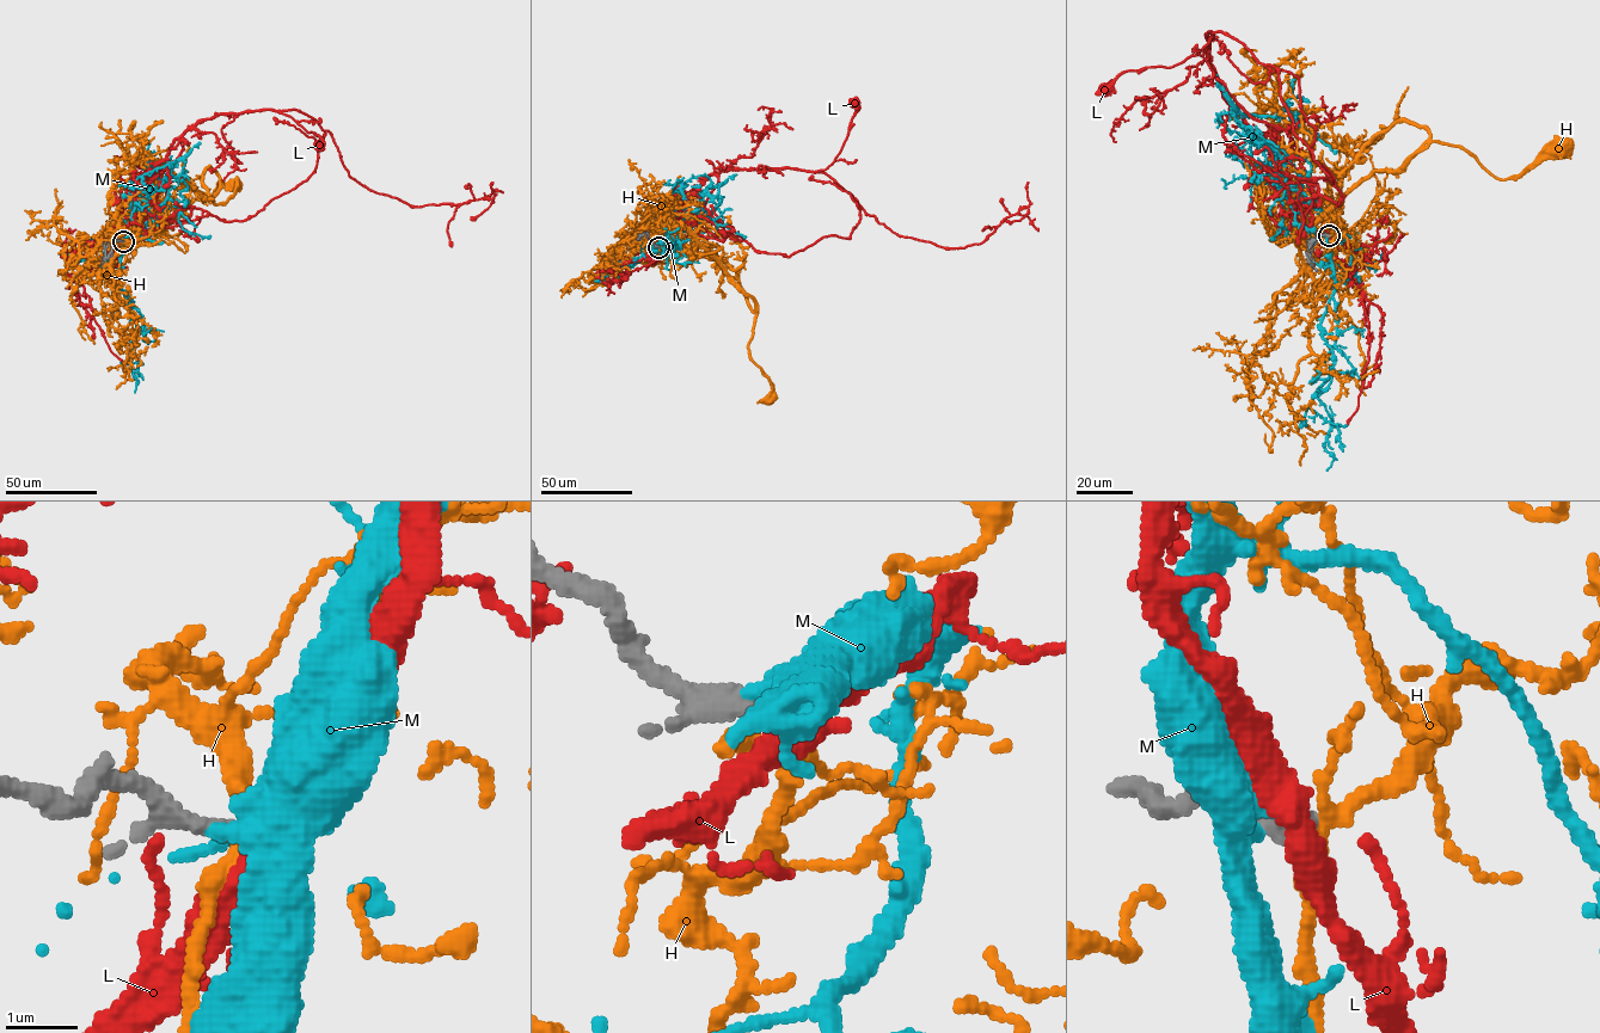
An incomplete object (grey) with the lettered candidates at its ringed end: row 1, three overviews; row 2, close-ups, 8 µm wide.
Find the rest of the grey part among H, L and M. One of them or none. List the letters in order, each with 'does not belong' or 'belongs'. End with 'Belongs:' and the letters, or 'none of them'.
H: does not belong
L: does not belong
M: does not belong
Belongs: none of them

